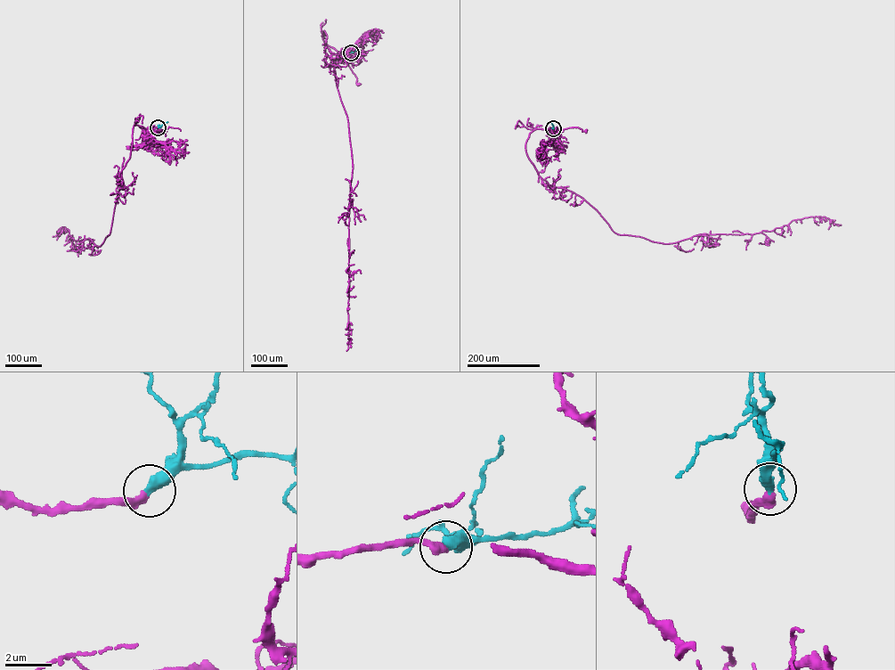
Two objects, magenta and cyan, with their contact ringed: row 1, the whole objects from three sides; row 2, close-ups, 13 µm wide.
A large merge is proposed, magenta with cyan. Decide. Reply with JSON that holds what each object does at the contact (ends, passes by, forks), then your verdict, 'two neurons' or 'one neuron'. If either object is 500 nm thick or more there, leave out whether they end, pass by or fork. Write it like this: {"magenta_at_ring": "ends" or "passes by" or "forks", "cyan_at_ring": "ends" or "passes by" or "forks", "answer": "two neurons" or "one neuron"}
{"magenta_at_ring": "ends", "cyan_at_ring": "ends", "answer": "one neuron"}

